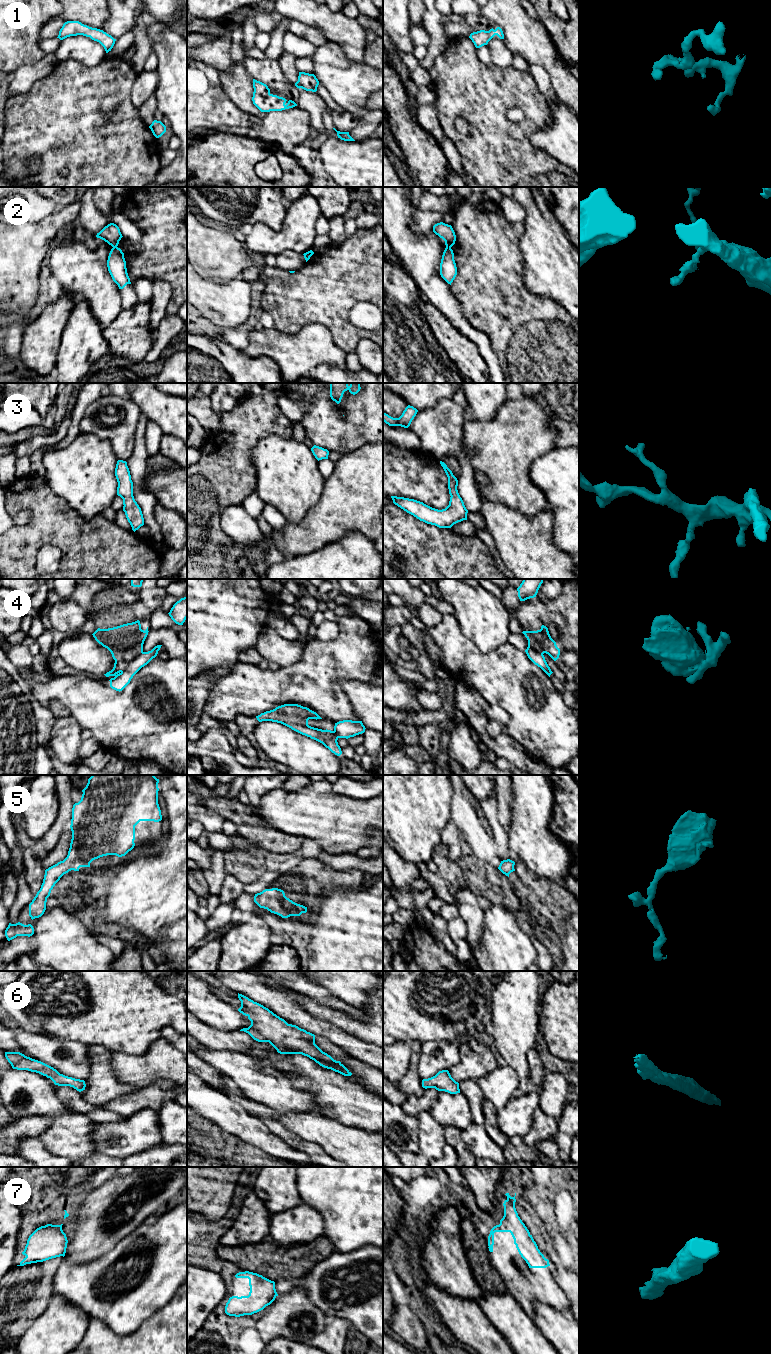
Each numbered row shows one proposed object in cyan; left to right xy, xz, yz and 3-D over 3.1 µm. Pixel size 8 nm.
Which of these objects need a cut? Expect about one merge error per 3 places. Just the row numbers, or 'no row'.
2, 4

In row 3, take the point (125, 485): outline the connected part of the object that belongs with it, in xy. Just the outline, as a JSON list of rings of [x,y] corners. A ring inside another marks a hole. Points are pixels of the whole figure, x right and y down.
[[[117,461],[115,476],[118,482],[117,495],[123,499],[123,511],[135,532],[144,525],[144,518],[141,508],[133,496],[133,482],[126,461]]]

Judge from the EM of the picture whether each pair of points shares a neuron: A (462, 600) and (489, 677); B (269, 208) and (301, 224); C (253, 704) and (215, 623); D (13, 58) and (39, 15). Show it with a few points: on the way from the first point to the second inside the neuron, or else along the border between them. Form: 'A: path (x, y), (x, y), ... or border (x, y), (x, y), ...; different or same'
A: border (463, 634), (485, 653), (489, 653), (503, 644); different
B: border (287, 204), (278, 230), (261, 222); different
C: border (237, 660), (233, 664); different
D: path (18, 47), (34, 31), (34, 26); same

